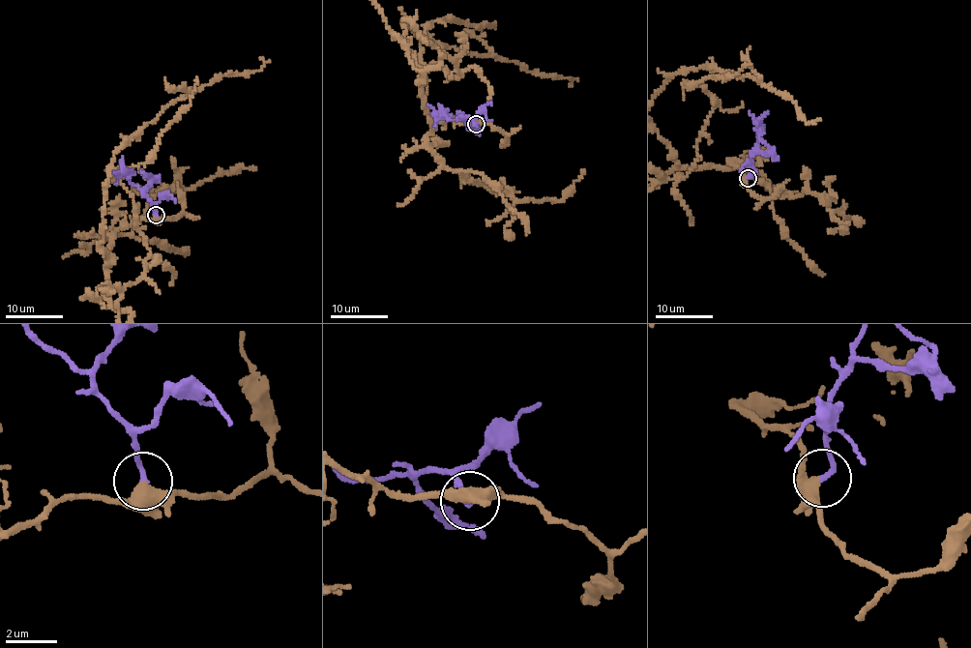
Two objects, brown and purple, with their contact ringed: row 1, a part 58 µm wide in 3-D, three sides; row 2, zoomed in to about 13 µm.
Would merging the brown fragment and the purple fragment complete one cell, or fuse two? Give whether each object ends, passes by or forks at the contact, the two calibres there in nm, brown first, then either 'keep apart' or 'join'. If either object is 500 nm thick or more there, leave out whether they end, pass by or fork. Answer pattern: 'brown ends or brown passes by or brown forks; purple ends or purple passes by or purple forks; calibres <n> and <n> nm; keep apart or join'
brown forks; purple ends; calibres 300 and 200 nm; join

